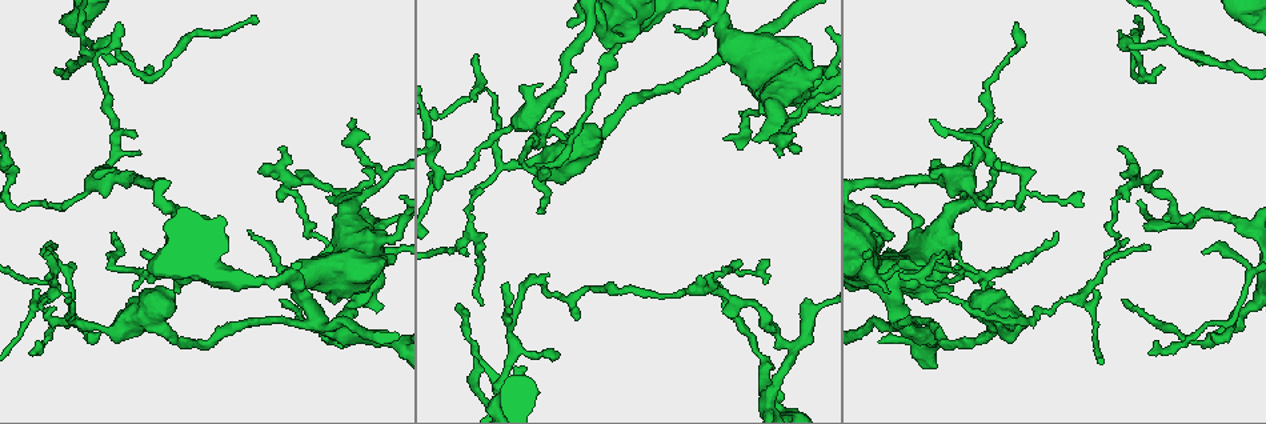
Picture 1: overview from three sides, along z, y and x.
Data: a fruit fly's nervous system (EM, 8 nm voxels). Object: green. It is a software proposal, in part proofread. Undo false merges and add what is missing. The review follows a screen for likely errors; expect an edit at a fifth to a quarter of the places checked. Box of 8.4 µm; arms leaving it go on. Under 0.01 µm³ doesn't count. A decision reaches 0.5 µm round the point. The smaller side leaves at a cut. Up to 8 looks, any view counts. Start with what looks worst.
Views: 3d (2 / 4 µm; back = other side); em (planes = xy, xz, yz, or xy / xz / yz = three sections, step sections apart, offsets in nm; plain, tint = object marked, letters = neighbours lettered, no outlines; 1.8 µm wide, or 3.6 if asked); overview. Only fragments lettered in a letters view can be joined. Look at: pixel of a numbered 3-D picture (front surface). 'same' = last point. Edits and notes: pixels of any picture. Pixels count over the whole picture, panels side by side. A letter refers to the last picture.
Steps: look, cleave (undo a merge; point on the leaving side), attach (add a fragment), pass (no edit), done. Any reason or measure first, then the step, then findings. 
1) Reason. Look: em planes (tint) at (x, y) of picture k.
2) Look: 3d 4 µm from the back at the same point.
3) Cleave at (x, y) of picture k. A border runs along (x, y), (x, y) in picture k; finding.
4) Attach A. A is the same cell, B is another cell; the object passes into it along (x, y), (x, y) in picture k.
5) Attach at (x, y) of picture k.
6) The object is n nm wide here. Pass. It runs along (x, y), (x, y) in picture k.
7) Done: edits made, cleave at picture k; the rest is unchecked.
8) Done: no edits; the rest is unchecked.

Four or more arms meet. Look: em planes (letters) at (310, 318) of picture 1.

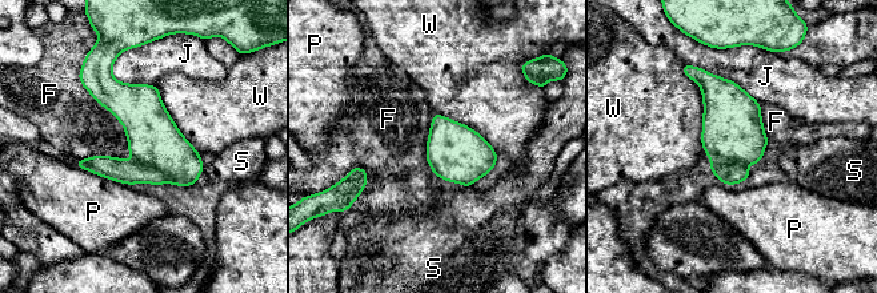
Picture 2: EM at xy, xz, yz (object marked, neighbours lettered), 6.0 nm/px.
Cleave at (129, 172) of picture 2. F, J, P, S and W are other cells; a border runs along (132, 157), (159, 169), (172, 183) in picture 2; two neurons meet here.

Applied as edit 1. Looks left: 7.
Thin neck. Look: 3d 4 µm from the back at (893, 267) of picture 1.

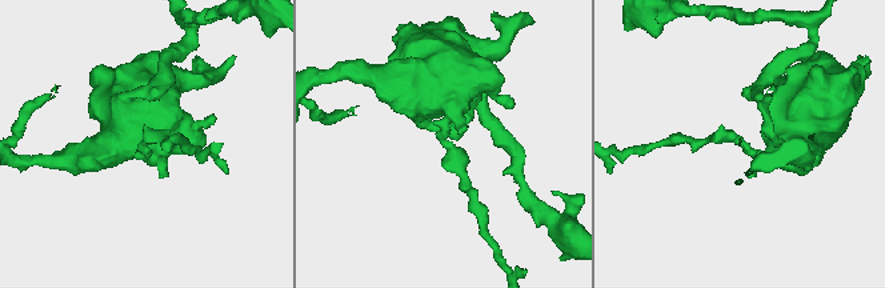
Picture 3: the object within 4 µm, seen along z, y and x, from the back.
Look: em planes (letters) at (441, 142) of picture 3.

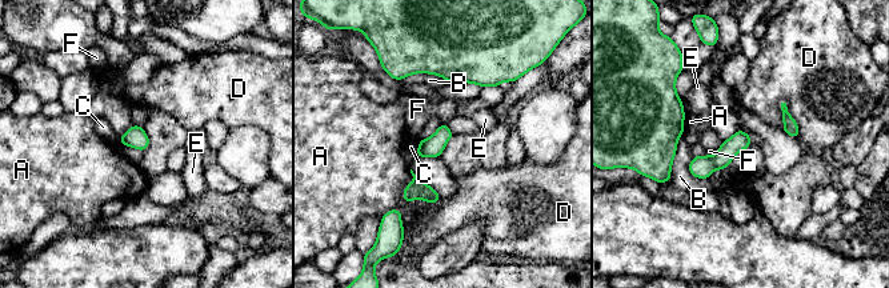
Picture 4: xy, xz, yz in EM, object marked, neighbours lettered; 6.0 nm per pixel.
The object is 120 nm wide here; the longest contact is with B, 320 nm. Pass. A, B, C, D, E and F are other cells; continuous, no second neuron.

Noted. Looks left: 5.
Abrupt turn. Look: em planes (letters) at (532, 283) of picture 1.

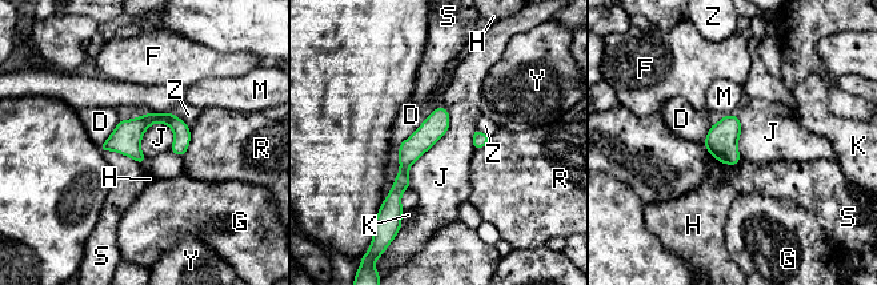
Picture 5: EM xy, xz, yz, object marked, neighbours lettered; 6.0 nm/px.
The longest contact is with D, 700 nm. Pass. D, F, G, H, J, K, M, R, S, Y and Z are other cells; a border runs along (443, 105), (408, 187) in picture 5; all the same neuron.

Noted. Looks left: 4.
Done: edits made, cleave at picture 2; the rest is unchecked.

